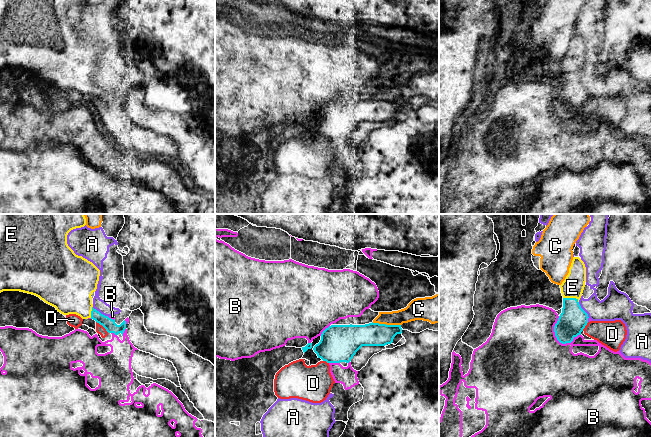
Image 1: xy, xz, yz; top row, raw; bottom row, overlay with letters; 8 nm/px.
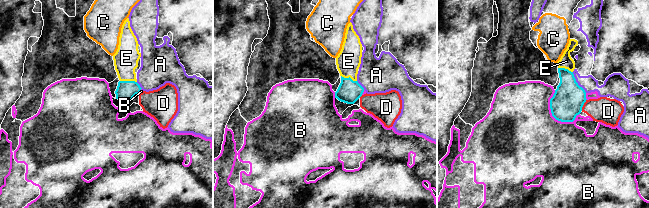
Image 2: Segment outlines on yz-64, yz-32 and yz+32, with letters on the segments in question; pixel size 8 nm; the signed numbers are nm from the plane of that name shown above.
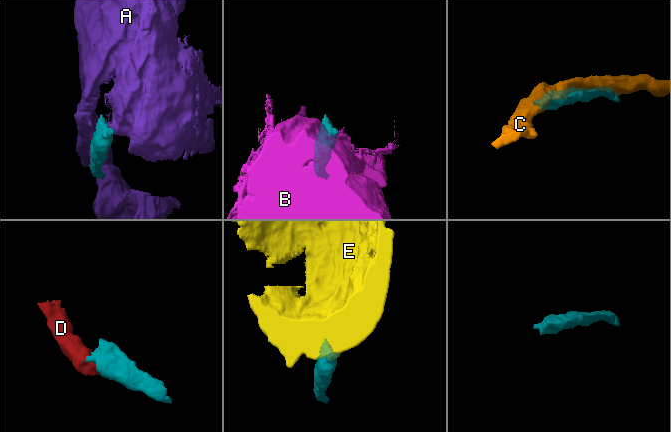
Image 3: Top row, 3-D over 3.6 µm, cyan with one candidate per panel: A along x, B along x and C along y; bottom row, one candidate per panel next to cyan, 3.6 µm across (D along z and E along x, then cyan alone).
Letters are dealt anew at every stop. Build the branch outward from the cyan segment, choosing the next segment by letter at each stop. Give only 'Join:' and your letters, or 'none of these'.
Join: E

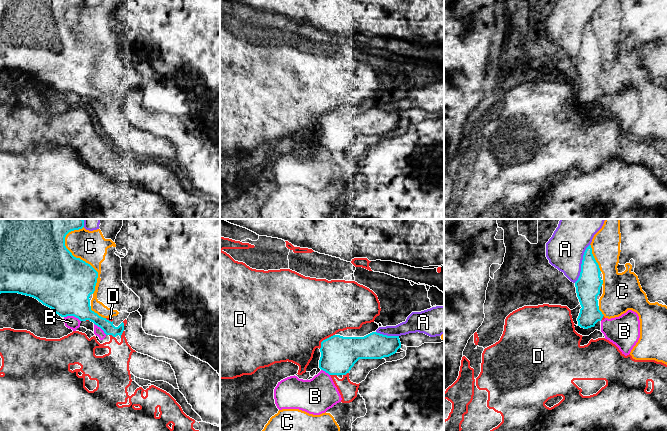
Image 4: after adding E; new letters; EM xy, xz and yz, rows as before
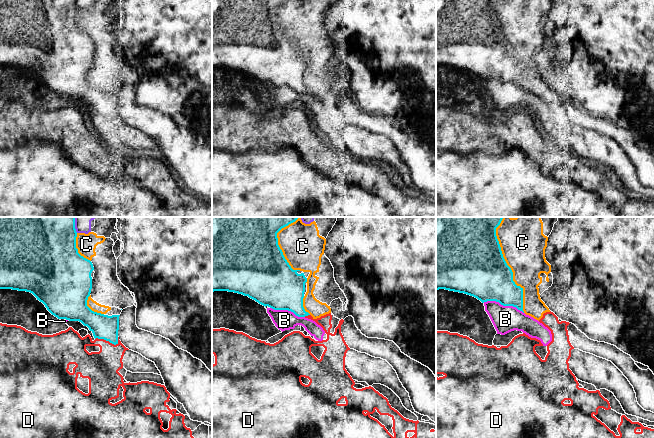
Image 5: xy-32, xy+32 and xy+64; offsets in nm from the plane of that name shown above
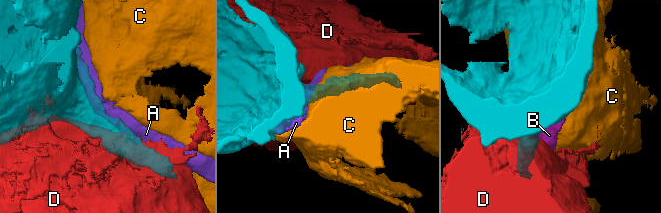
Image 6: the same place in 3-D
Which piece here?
Join: none of these

